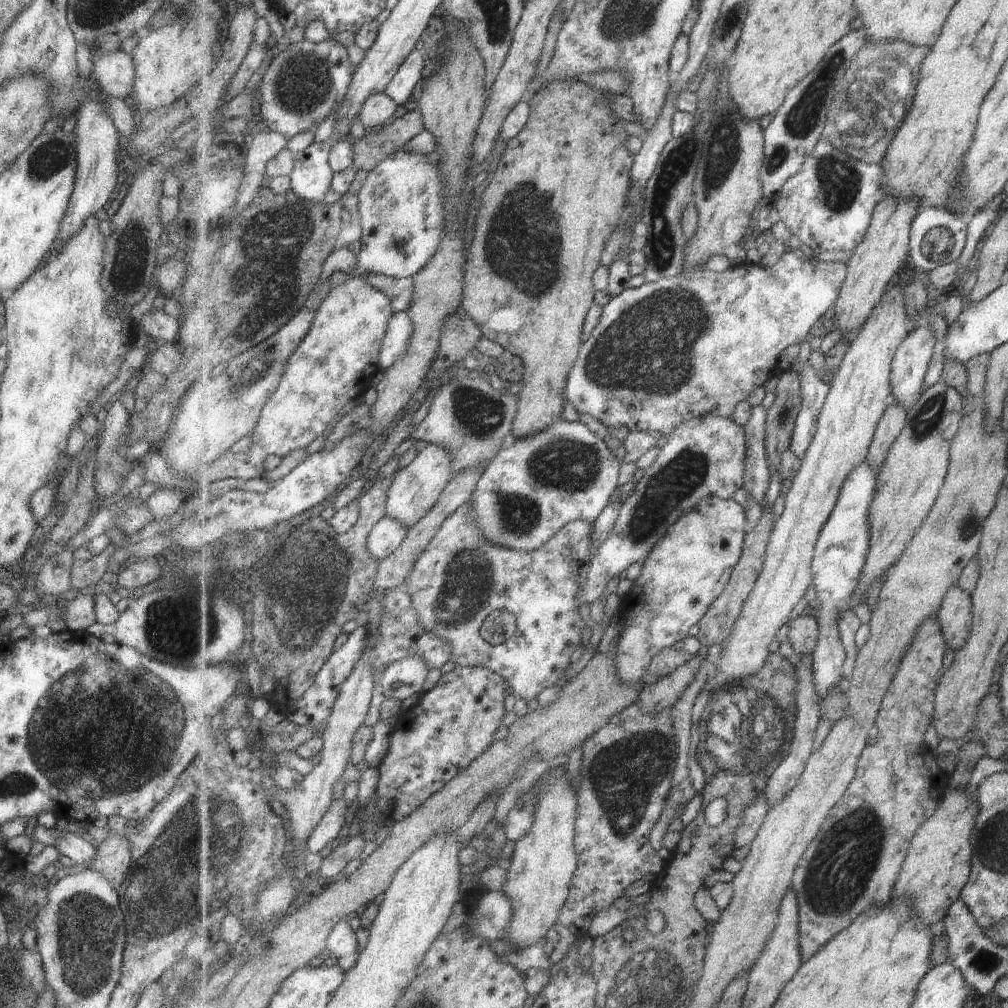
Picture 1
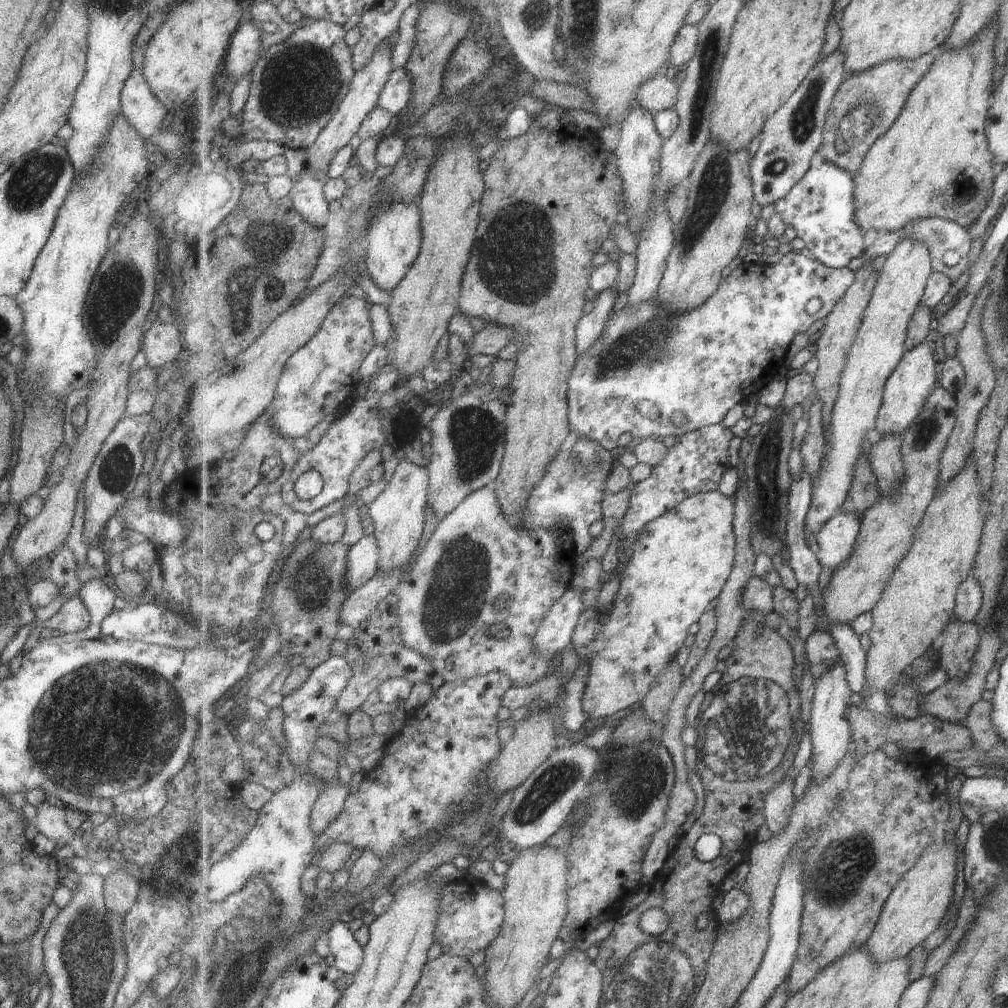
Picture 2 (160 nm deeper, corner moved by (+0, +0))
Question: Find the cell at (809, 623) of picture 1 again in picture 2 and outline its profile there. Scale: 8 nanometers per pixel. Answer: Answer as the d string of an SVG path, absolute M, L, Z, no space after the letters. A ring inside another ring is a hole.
M815 628L804 644L813 678L819 680L842 660L840 650L829 630Z

